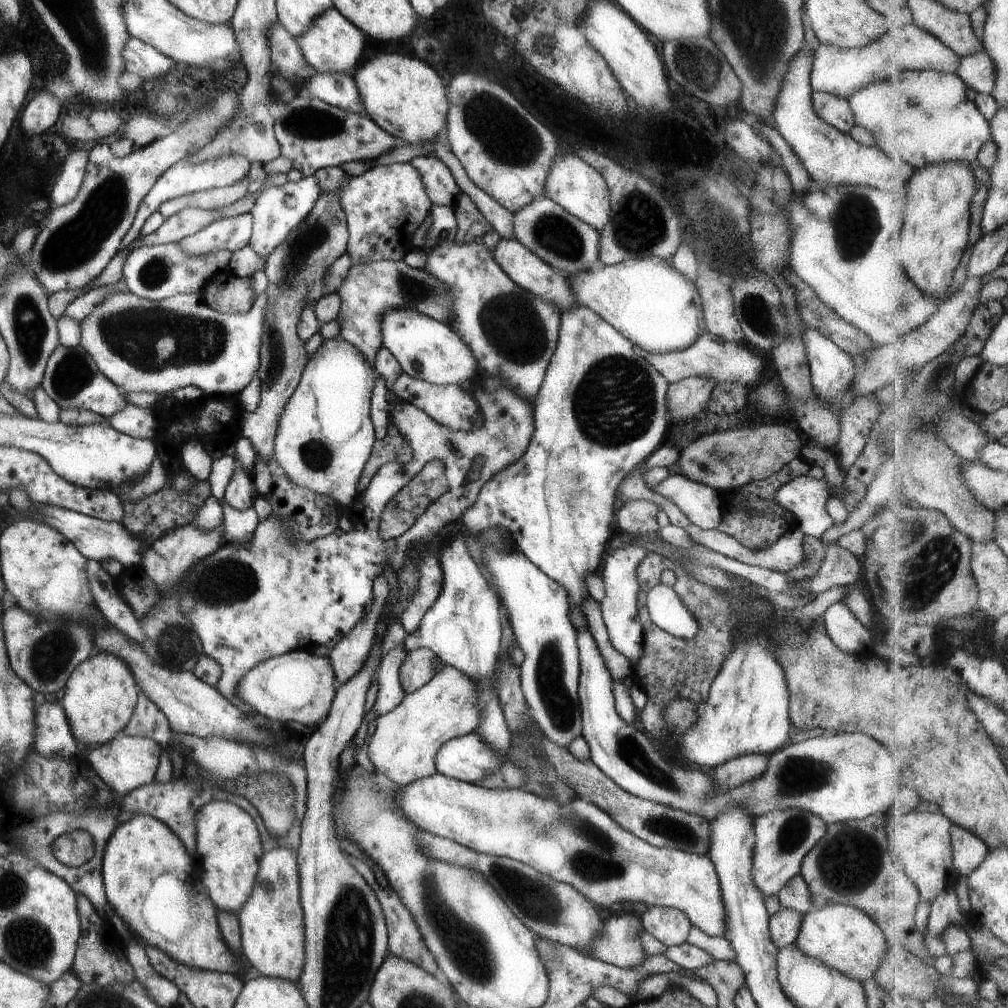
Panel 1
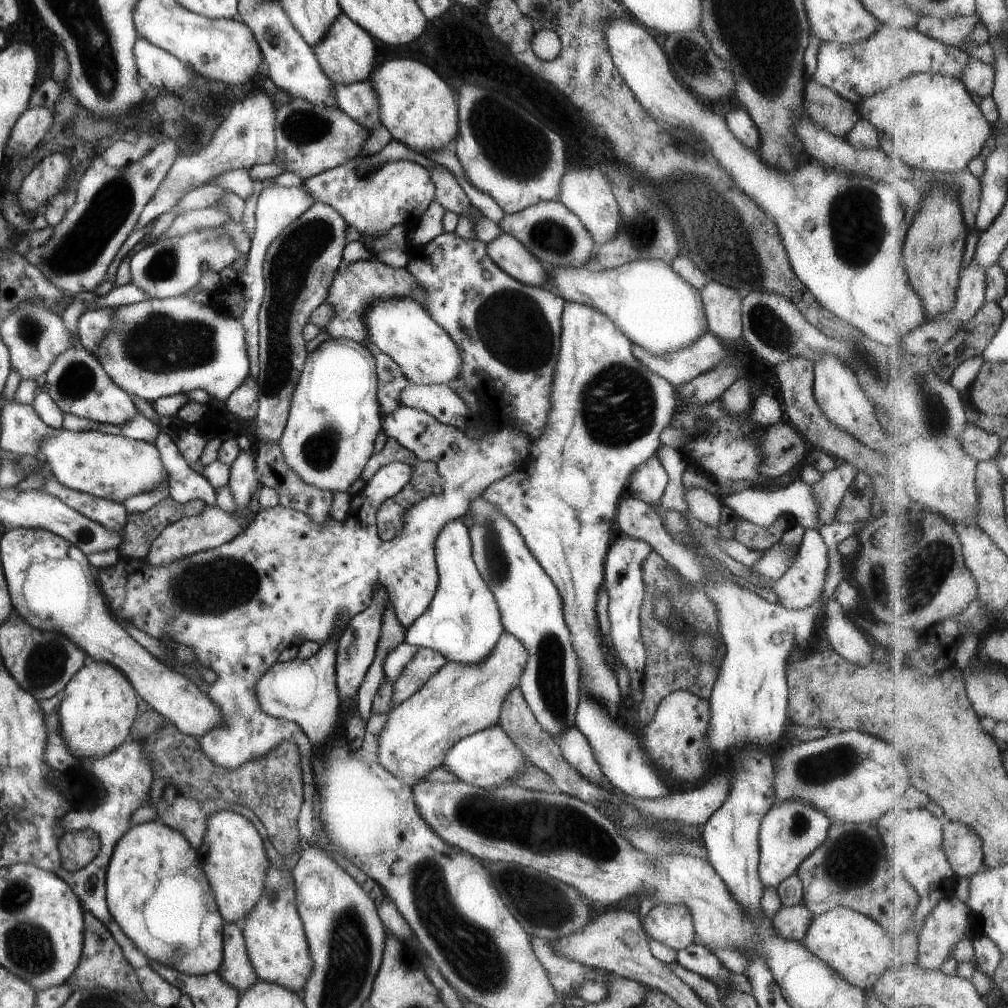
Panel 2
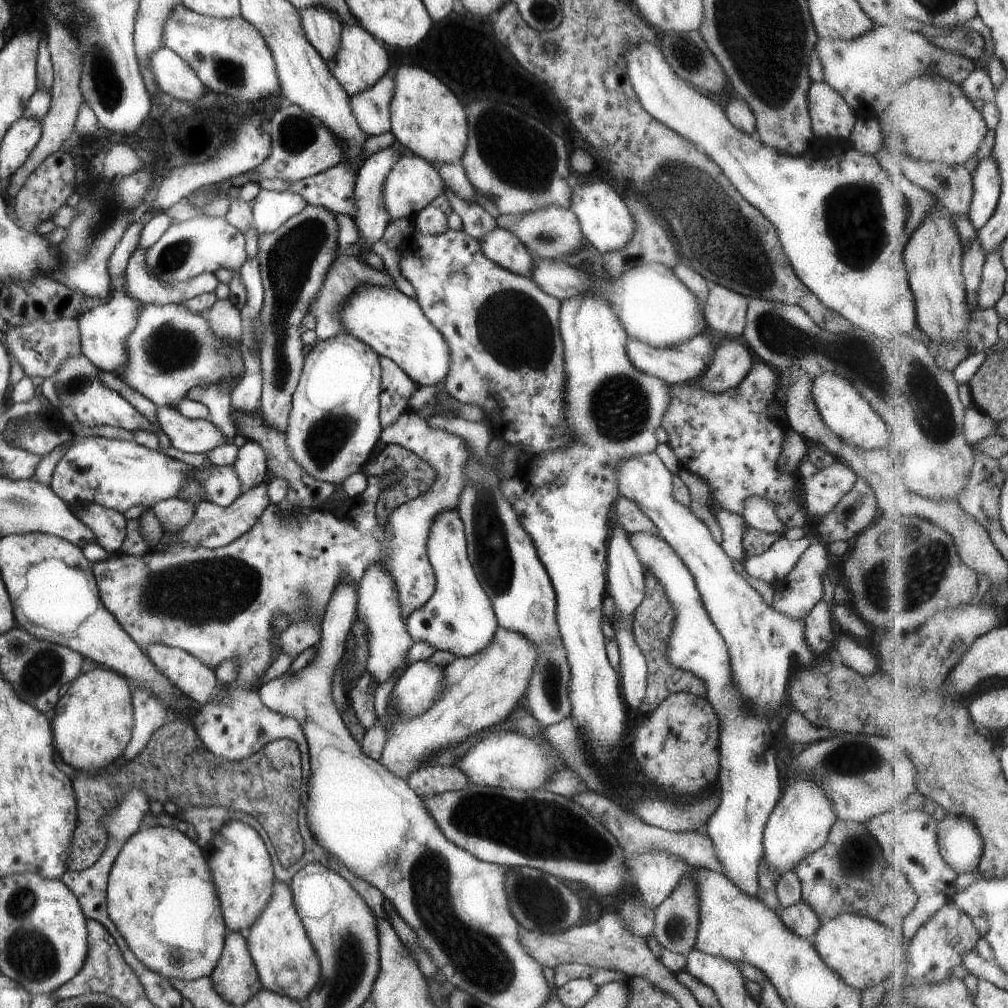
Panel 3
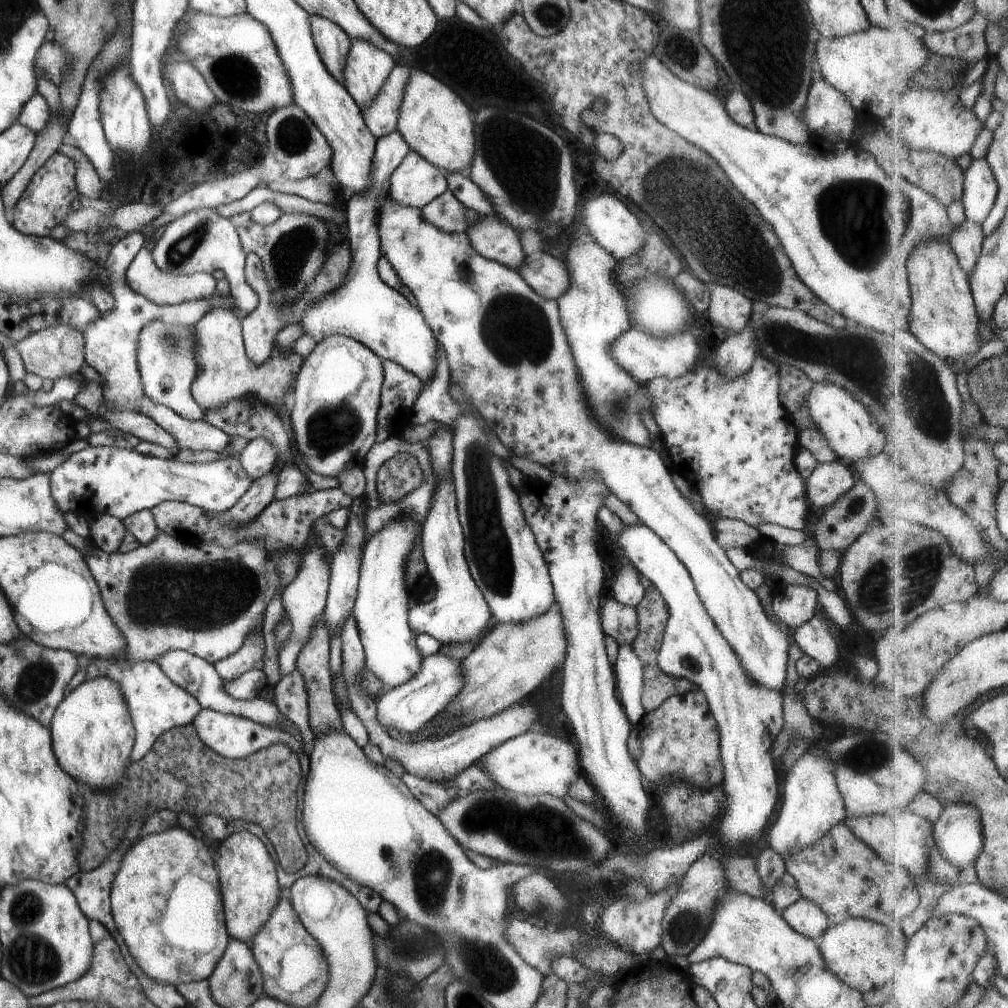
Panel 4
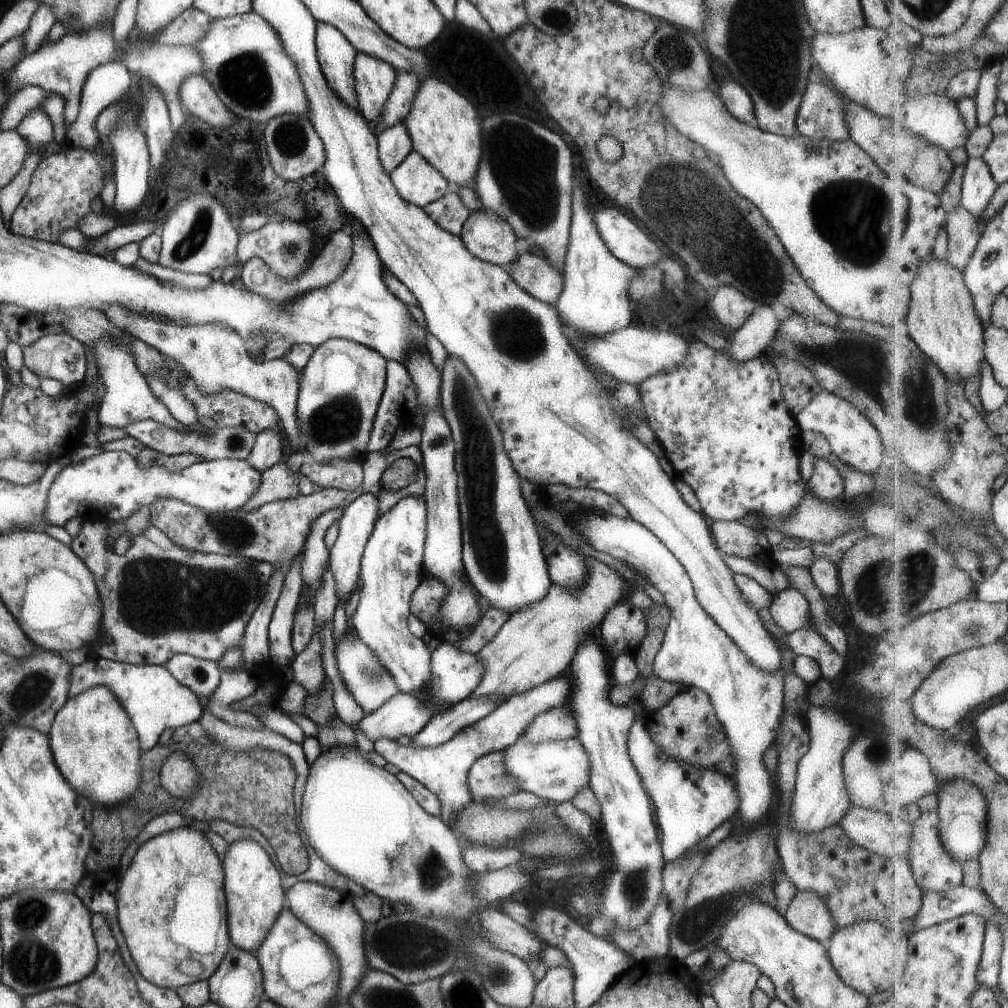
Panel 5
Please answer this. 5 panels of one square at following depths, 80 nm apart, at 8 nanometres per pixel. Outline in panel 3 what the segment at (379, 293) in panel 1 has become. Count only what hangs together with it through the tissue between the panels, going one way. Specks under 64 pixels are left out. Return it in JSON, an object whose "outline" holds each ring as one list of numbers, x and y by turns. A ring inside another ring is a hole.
{"outline":[[338,252,335,256,335,260,331,262,329,270,325,272,325,278,323,278,323,284,321,284,321,290,317,294,317,298,313,298,313,302,309,304,308,314,315,316,316,326,314,328,315,335,319,340,331,338,335,334,347,334,343,328,341,328,341,322,337,320,337,314,341,310,341,306,345,304,347,298,351,298,351,294,357,290,357,286,383,286,383,288,395,288,392,278,389,276,387,270,379,270,379,268,371,268,369,264,360,262,353,256,347,256,343,252]]}

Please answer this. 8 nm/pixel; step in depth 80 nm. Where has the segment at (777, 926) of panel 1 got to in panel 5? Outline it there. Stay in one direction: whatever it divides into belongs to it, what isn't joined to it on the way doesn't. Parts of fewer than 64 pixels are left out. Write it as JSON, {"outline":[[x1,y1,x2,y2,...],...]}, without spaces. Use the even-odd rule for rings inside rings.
{"outline":[[797,891,781,915,793,930,820,943,826,944,837,930,826,904,813,891]]}

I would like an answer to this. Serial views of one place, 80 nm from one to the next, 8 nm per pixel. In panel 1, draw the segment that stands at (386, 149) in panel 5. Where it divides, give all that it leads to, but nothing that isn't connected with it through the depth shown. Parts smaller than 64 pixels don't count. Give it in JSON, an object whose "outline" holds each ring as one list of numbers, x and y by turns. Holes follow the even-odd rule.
{"outline":[[413,309,386,310,380,318,380,344,395,358,407,377,431,385,459,385,476,371,467,345,445,324]]}

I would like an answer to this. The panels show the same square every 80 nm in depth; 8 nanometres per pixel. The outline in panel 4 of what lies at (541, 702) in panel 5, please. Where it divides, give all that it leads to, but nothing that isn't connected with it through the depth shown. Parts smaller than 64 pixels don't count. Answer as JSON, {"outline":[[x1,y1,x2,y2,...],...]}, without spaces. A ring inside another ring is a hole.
{"outline":[[352,612,345,617,344,625,340,630,340,639,342,644,340,673,346,686,350,708,365,727,368,740,377,748,380,748,381,754,385,759,397,761,404,768,405,773,430,781,443,782,449,780,454,775,461,774,463,770,473,765,474,761,481,755,500,745,503,741,536,728,540,716,540,708,538,707,538,700,531,693,525,699,514,702,508,709,500,710,500,713,484,719,477,719,437,739,415,741,414,743,399,742,391,739,387,735,385,728,375,719,375,699,363,693,360,690,361,685,358,684,360,681,358,672,364,663,365,657]]}

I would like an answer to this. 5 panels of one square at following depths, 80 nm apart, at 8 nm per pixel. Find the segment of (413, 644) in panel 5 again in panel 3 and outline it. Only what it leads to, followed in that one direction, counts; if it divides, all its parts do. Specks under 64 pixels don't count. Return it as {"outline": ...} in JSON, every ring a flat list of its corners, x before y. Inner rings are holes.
{"outline":[[379,562,371,564,369,570,365,570,363,576,361,576,361,582,359,582,359,588,356,592,354,617,359,618,365,626,367,642,369,642,365,671,373,676,377,685,389,680,389,676,395,670,404,670,408,666,408,664,405,664,405,652,414,643,411,642,411,638,405,630,405,622,399,614,399,604,397,604,395,586,391,582,391,576]]}

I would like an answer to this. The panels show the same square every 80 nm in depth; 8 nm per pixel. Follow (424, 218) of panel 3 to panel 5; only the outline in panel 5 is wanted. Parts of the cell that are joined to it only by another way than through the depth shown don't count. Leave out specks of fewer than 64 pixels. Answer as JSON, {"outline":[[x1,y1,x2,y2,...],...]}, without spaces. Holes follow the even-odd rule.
{"outline":[[453,189,422,209,440,229,455,236,460,236,463,223,470,213]]}

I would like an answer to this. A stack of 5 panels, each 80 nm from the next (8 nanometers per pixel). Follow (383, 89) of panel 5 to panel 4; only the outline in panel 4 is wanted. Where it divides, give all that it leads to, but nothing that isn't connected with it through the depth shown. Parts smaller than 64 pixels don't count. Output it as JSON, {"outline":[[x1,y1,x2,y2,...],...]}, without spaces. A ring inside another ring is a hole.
{"outline":[[349,40,346,63,342,66,341,84,347,94,352,96,353,102,363,109,377,96,396,62,392,56,368,42]]}

